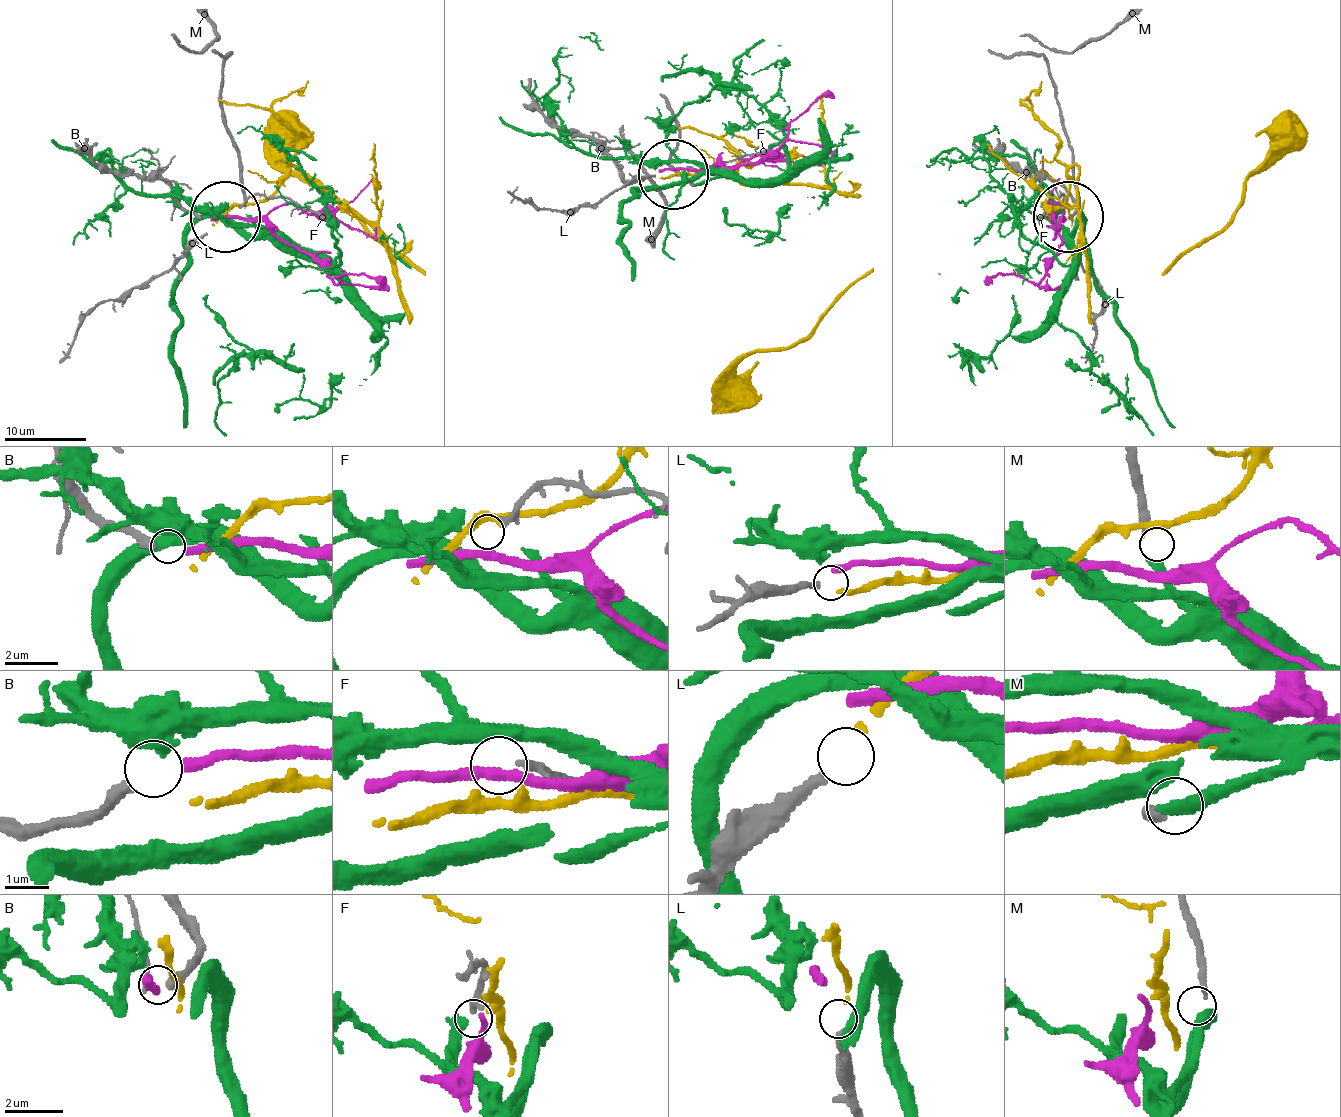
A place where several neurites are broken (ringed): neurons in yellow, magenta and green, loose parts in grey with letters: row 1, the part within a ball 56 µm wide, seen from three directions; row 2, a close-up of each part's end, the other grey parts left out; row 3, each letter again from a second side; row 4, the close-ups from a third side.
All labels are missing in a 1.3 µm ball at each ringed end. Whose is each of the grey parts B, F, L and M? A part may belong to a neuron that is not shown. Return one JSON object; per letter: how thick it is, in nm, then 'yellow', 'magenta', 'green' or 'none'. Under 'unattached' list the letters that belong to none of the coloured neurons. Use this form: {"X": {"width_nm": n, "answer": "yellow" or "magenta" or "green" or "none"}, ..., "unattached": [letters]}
{"B": {"width_nm": 320, "answer": "magenta"}, "F": {"width_nm": 220, "answer": "none"}, "L": {"width_nm": 240, "answer": "yellow"}, "M": {"width_nm": 280, "answer": "green"}, "unattached": ["F"]}

